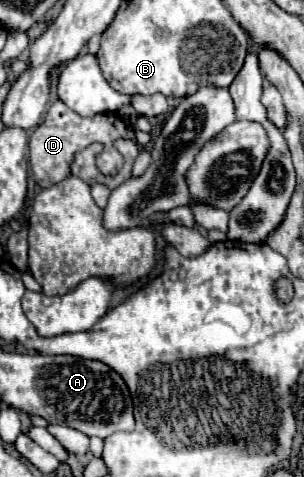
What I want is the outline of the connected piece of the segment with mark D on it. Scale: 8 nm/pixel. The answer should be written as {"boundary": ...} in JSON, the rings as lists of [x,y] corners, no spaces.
{"boundary":[[[60,99],[54,101],[42,121],[42,125],[38,125],[34,129],[34,133],[30,135],[30,167],[32,167],[32,175],[36,179],[36,183],[40,187],[50,187],[54,183],[60,183],[62,179],[66,179],[70,175],[70,163],[72,157],[88,147],[94,141],[100,143],[114,143],[120,137],[128,135],[128,127],[126,121],[118,115],[118,113],[100,113],[100,115],[92,115],[92,117],[82,117],[78,113],[74,113],[72,109],[68,109]]]}

